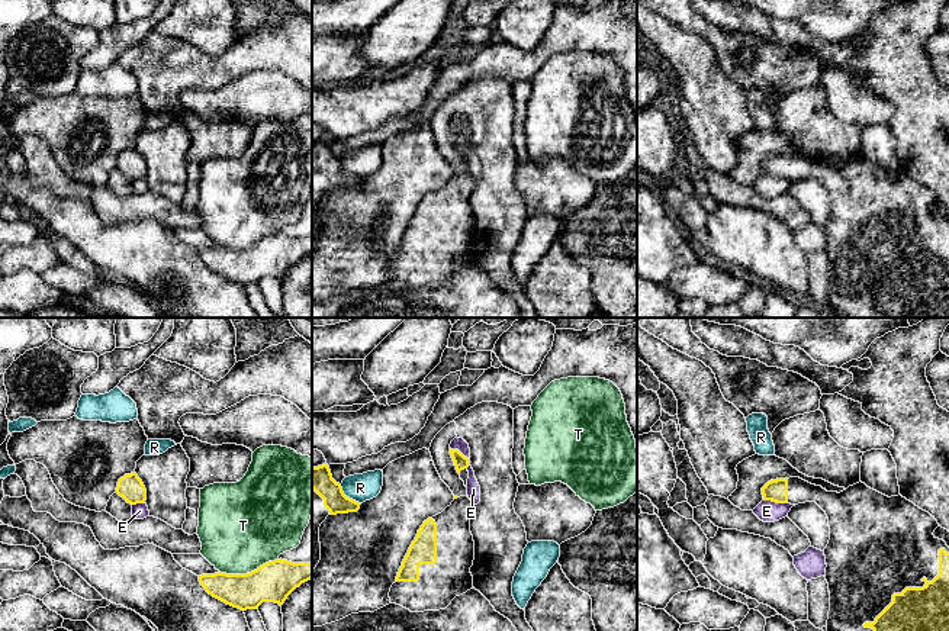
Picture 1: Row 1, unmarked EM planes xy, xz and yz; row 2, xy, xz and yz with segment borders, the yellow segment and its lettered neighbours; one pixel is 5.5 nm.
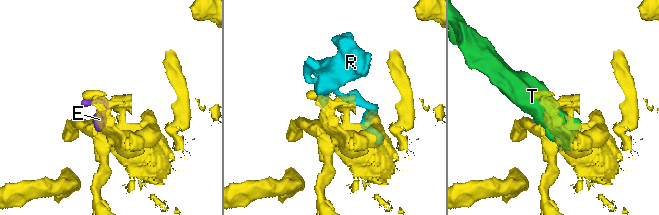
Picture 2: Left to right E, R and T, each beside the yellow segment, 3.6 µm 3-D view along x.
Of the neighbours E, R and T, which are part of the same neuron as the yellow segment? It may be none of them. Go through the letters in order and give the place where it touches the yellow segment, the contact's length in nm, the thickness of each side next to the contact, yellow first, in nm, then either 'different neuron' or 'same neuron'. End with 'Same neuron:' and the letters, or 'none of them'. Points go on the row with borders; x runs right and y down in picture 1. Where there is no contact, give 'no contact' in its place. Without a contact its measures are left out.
E: contact xz (462, 454); length 160 nm; calibres 80 and 80 nm; different neuron
R: contact xz (348, 498); length 160 nm; calibres 140 and 160 nm; different neuron
T: contact xy (248, 573); length 340 nm; calibres 220 and 460 nm; different neuron
Same neuron: none of them

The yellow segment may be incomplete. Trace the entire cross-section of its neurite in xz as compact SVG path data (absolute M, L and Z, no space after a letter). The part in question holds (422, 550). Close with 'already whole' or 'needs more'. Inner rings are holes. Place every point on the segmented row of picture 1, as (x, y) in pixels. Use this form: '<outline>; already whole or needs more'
M454 496L441 514L424 521L390 587L390 603L411 612L440 611L473 589L473 511L469 496Z; needs more

